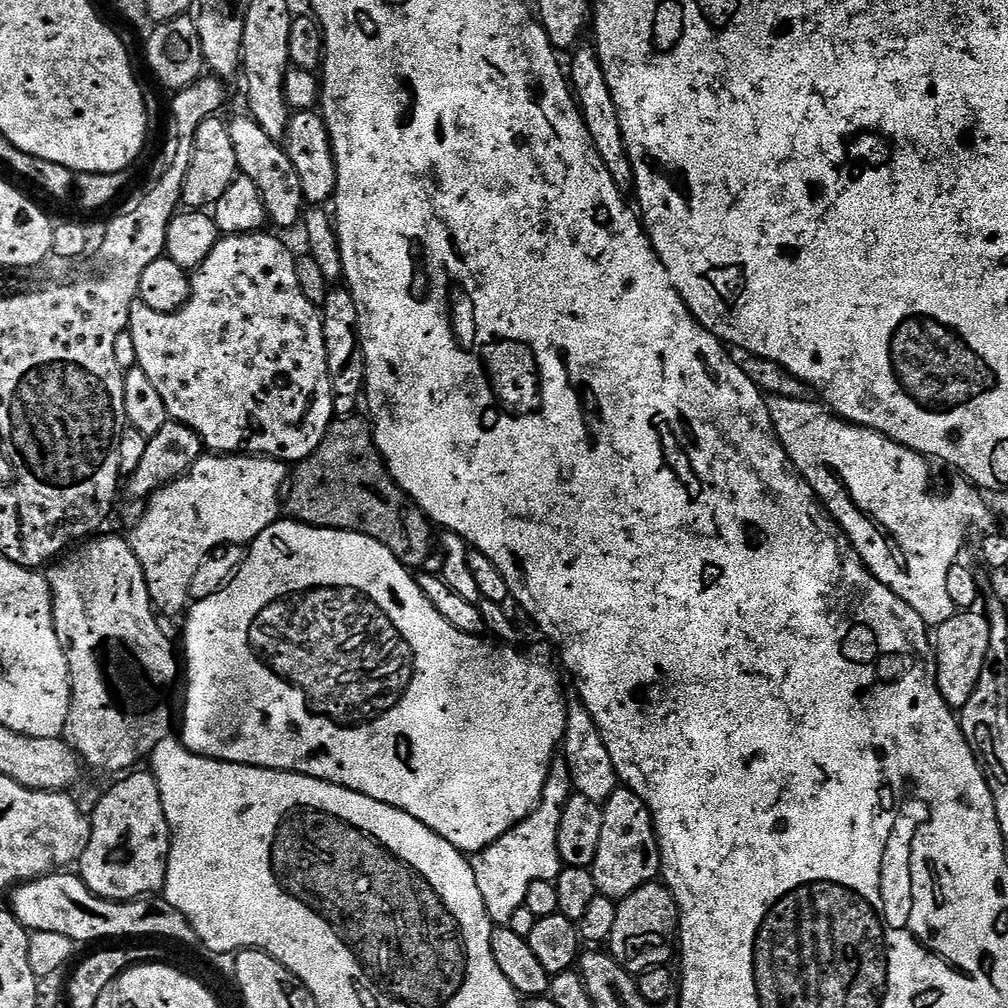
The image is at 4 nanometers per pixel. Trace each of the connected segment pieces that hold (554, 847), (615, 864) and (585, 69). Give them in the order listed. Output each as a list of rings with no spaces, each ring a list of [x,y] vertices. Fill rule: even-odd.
[[[553,763],[539,806],[522,823],[514,825],[506,834],[502,834],[502,838],[471,857],[474,882],[478,882],[482,902],[486,902],[486,914],[493,925],[508,926],[513,923],[516,911],[519,913],[526,902],[530,882],[555,881],[560,873],[558,826],[562,826],[562,810],[566,810],[566,802],[573,794],[568,765]]]
[[[618,786],[602,807],[602,834],[598,838],[598,854],[591,866],[592,877],[599,895],[619,902],[660,876],[660,847],[650,810],[638,794]]]
[[[580,46],[571,53],[572,72],[570,68],[570,87],[580,105],[580,113],[586,122],[586,130],[590,130],[590,138],[598,150],[598,158],[606,162],[606,170],[610,170],[610,178],[622,190],[635,185],[634,170],[630,164],[630,154],[626,150],[626,142],[622,138],[622,122],[618,122],[618,106],[614,106],[614,94],[610,94],[610,86],[606,86],[606,74],[600,65],[600,55],[595,47]]]

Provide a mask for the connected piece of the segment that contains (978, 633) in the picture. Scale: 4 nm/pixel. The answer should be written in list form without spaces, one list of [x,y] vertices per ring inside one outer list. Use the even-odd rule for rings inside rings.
[[[962,610],[949,621],[936,628],[932,634],[936,681],[943,700],[951,704],[963,704],[970,700],[977,689],[978,677],[982,674],[982,663],[990,646],[989,622],[983,613]]]

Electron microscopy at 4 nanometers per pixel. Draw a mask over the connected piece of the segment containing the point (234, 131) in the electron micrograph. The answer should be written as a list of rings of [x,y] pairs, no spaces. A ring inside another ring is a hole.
[[[251,118],[231,121],[228,124],[230,139],[234,142],[234,154],[238,154],[238,166],[241,173],[258,186],[258,194],[262,194],[262,202],[266,206],[269,221],[280,228],[292,228],[301,223],[306,212],[306,201],[302,194],[302,178],[298,178],[298,170],[294,170],[294,162],[290,162],[287,151],[282,147],[275,135]]]

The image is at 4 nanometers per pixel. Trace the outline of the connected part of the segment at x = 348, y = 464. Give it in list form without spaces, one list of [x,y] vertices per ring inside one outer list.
[[[333,419],[318,450],[295,465],[286,492],[287,515],[315,528],[366,534],[374,542],[382,542],[405,568],[423,569],[426,558],[434,552],[433,525],[396,485],[376,449],[371,423],[360,419]]]

